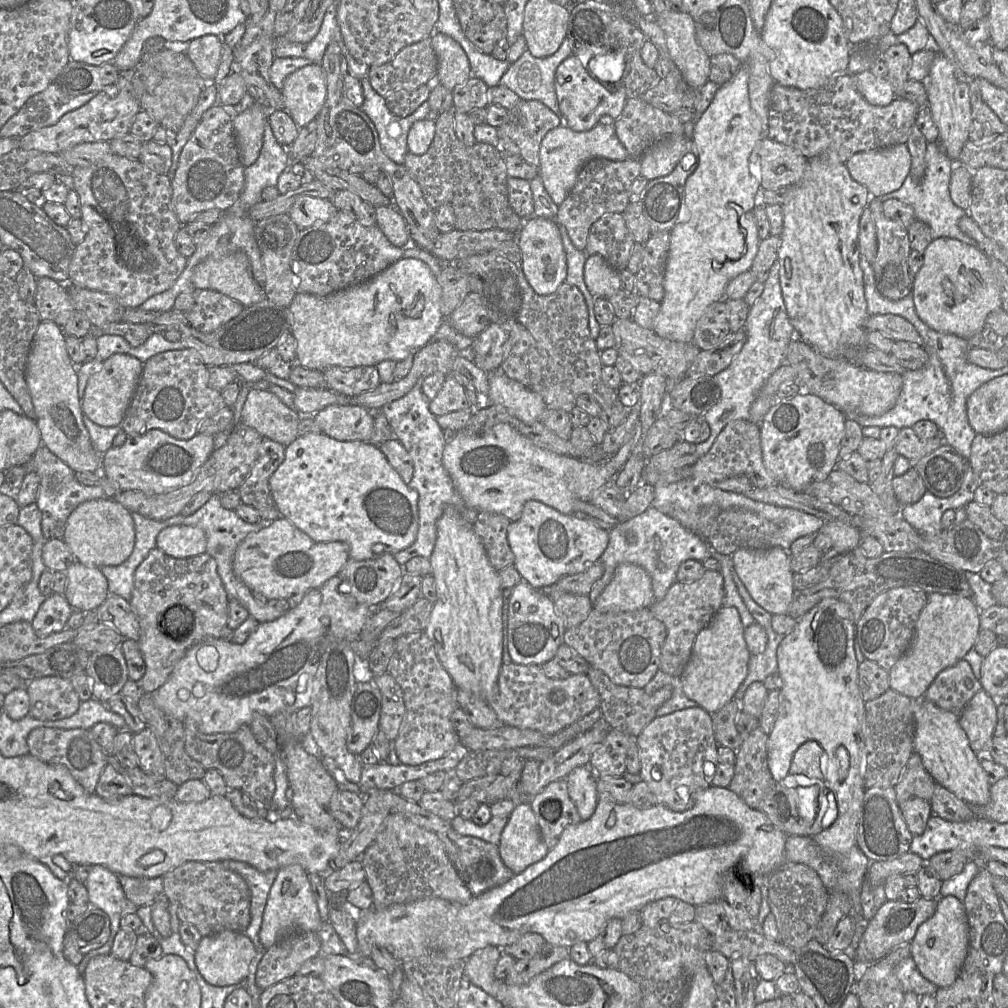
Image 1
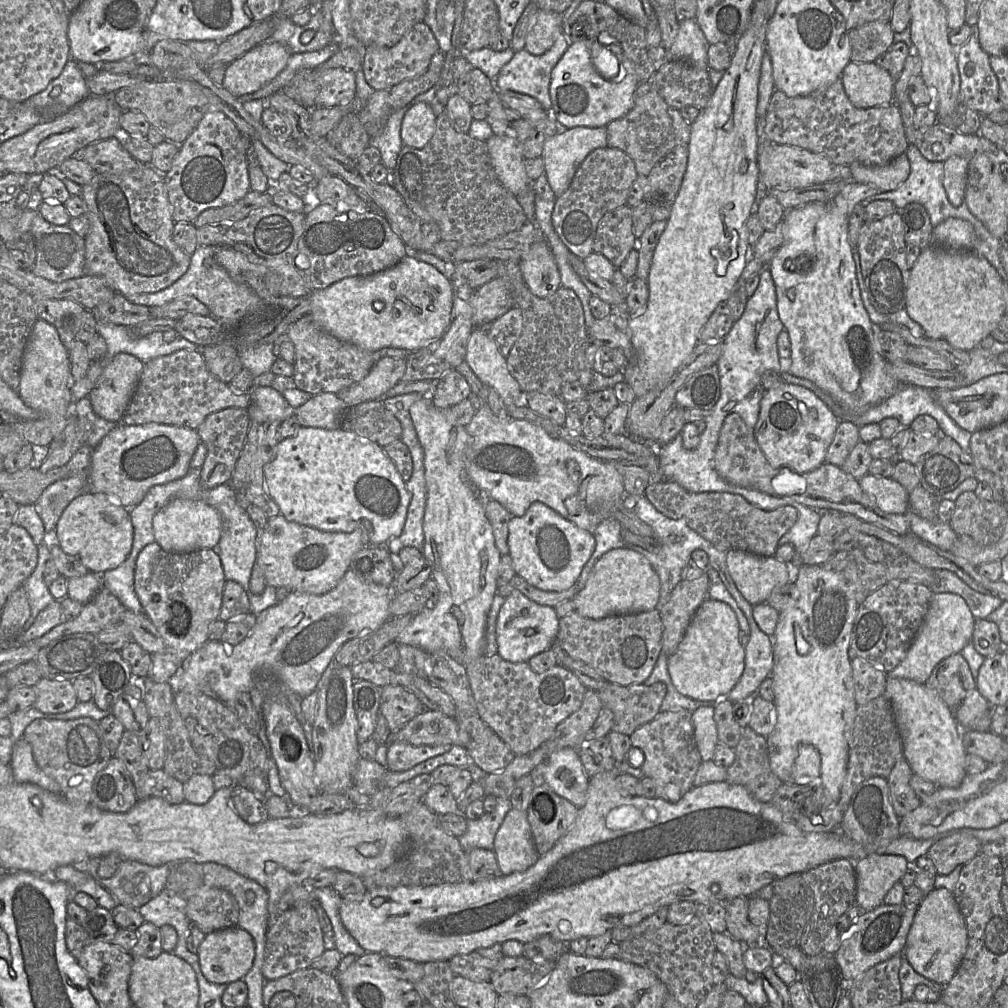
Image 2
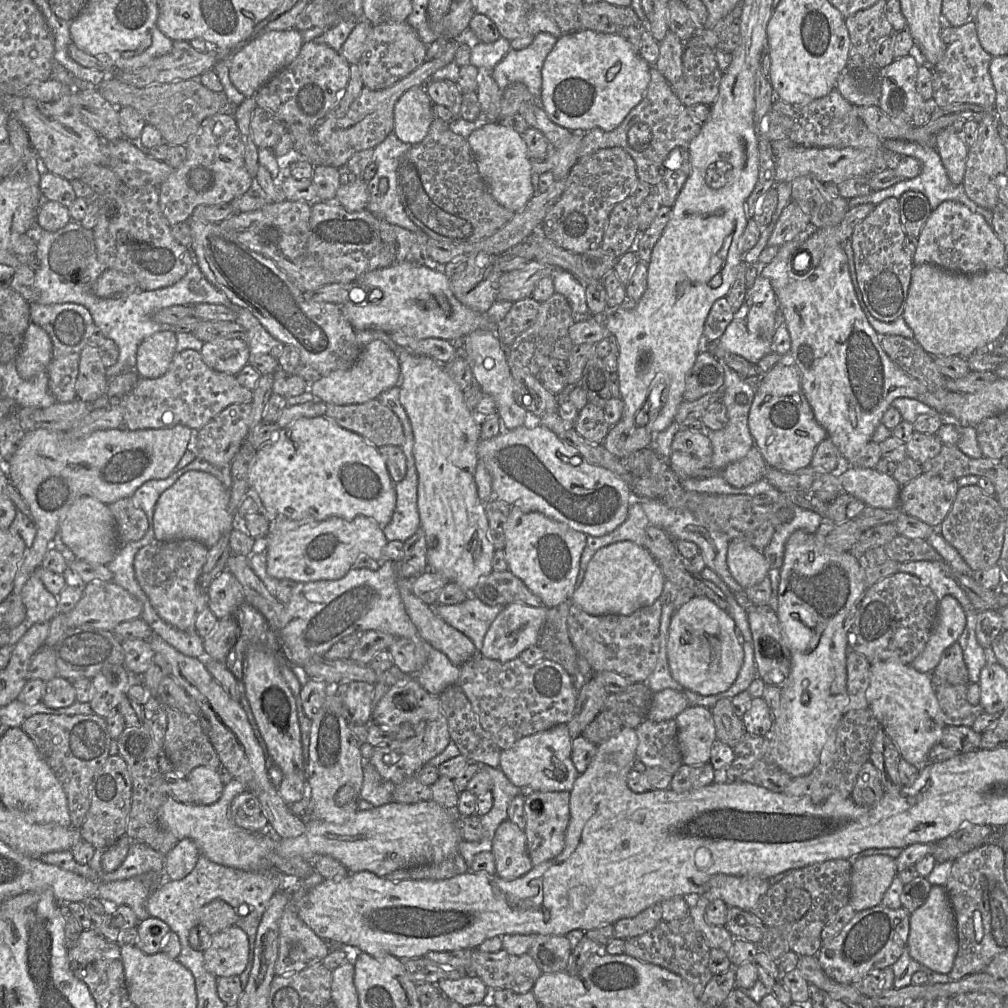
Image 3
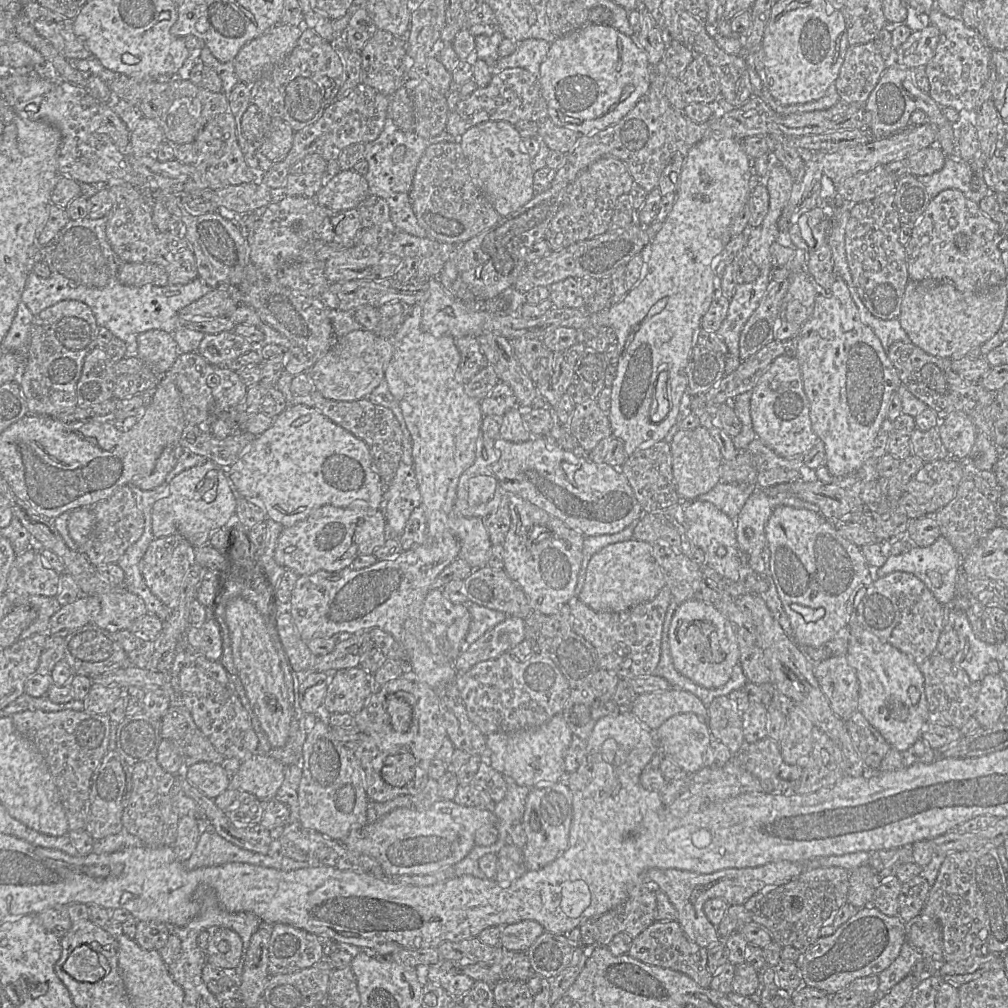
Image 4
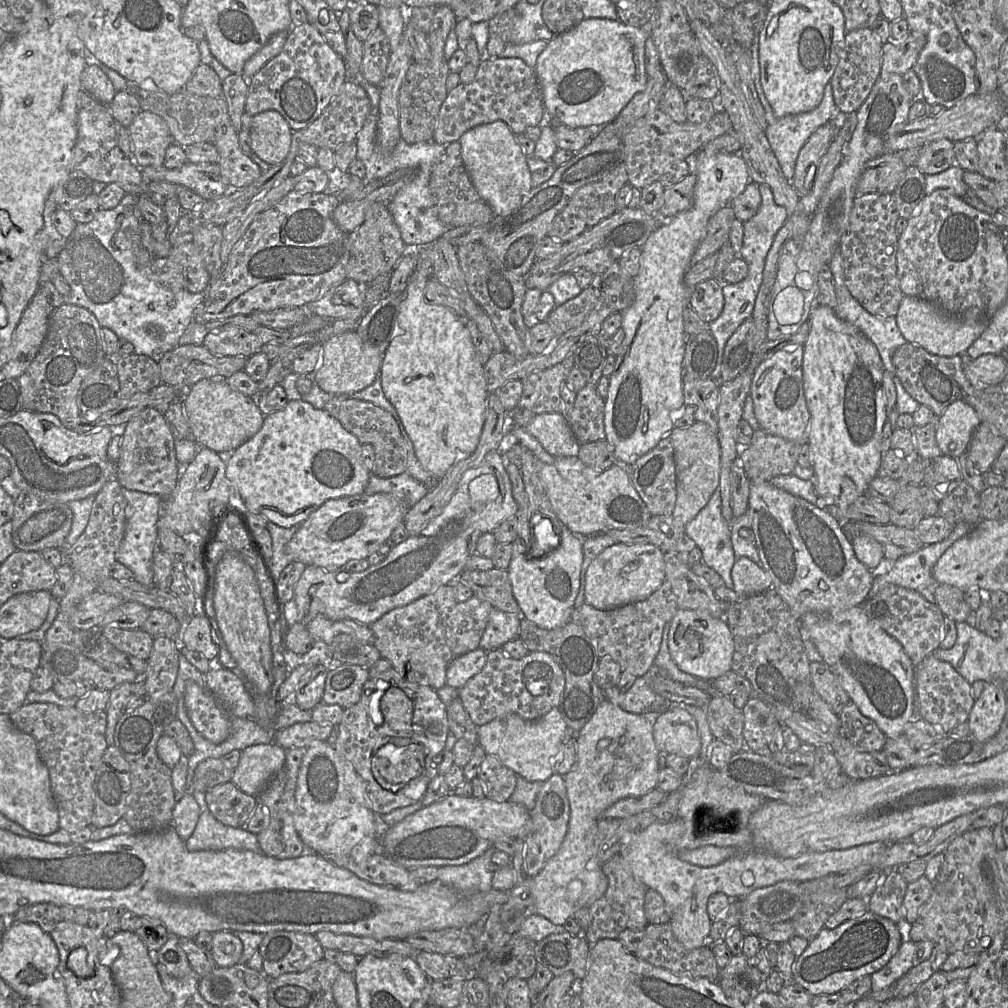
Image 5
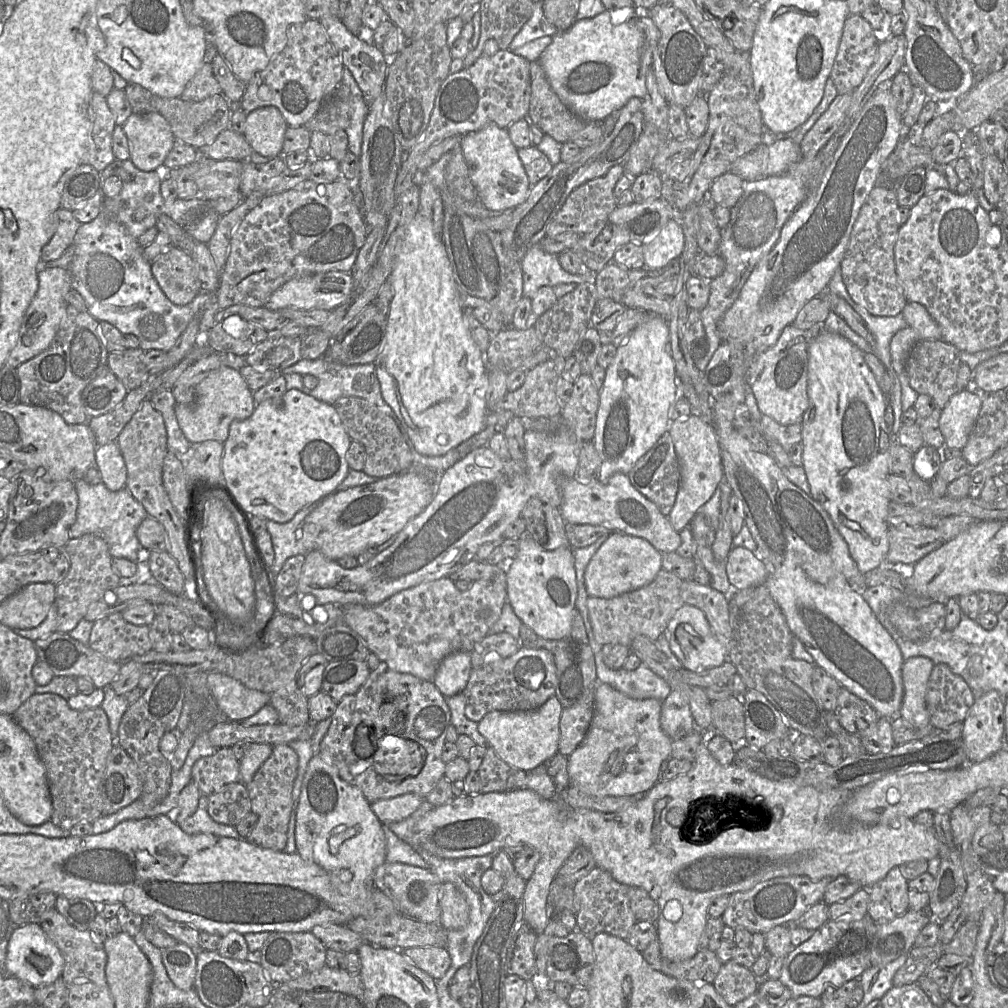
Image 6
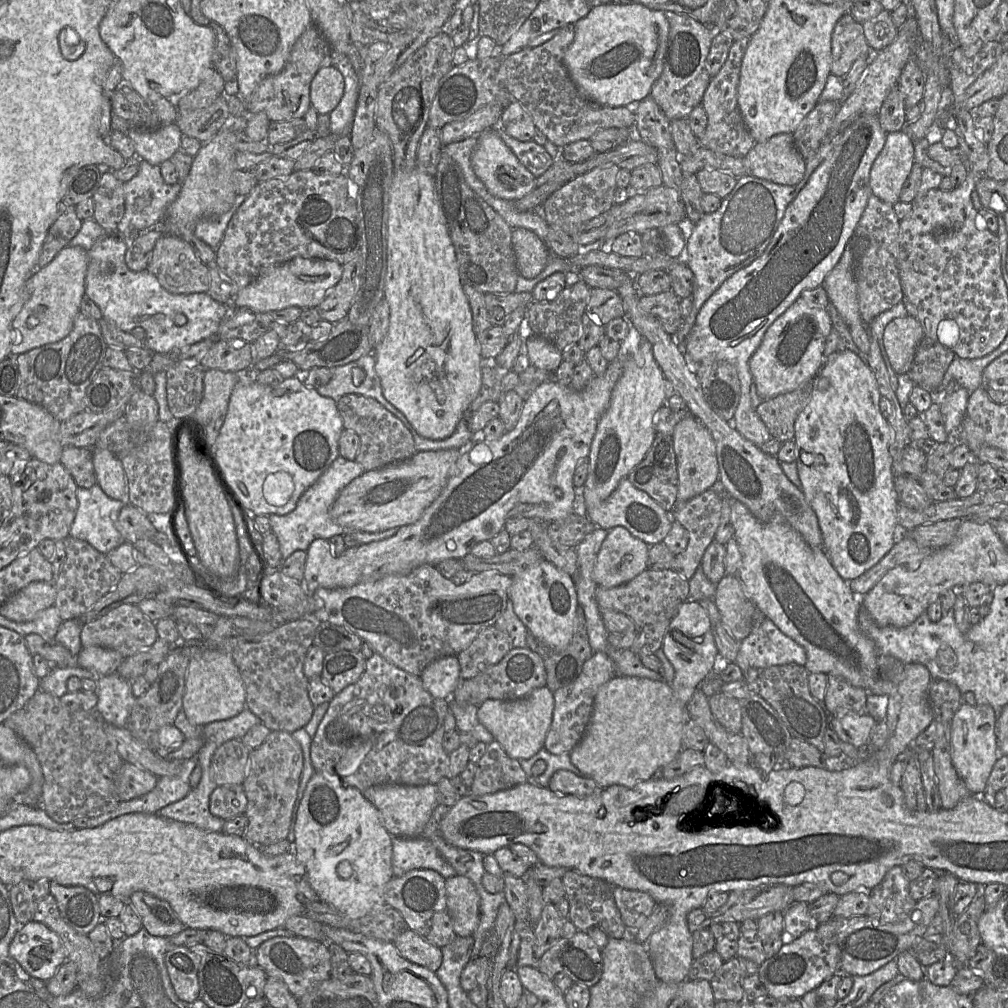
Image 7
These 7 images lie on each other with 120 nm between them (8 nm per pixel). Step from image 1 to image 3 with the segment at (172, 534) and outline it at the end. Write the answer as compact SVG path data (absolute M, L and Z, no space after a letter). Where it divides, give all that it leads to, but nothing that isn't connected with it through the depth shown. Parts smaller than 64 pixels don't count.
M196 470L186 472L157 500L153 513L155 539L191 539L207 548L212 547L223 533L235 528L235 516L230 511L229 499L230 489L214 475Z

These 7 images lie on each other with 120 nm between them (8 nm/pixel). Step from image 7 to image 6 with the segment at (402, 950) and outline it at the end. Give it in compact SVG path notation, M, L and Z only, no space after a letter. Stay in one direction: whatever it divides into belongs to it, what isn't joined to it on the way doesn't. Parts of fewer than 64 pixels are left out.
M411 947L404 949L403 954L416 967L435 980L440 979L451 965L451 958L445 947Z

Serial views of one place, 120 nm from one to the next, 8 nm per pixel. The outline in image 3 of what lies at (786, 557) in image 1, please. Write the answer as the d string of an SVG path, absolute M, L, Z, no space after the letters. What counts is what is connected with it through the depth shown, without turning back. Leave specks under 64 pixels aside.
M741 539L730 541L727 564L731 575L743 589L760 583L770 569L763 553Z

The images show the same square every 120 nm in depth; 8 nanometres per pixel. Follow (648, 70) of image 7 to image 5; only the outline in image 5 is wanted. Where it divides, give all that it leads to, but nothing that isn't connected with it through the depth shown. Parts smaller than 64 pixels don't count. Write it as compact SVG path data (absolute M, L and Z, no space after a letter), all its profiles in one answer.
M606 18L583 19L573 29L555 35L538 56L535 72L547 123L589 128L596 135L613 121L634 97L645 90L647 28Z

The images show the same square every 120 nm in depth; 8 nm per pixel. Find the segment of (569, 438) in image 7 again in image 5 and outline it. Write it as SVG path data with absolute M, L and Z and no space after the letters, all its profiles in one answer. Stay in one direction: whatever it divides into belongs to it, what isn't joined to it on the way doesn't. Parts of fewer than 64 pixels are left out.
M491 451L478 466L463 473L454 495L441 513L420 534L408 536L394 545L380 563L360 572L344 568L328 571L307 565L295 586L293 600L289 602L290 615L305 626L317 615L371 625L387 612L431 594L440 586L454 583L476 553L478 538L483 533L493 532L517 510L504 466L504 454Z

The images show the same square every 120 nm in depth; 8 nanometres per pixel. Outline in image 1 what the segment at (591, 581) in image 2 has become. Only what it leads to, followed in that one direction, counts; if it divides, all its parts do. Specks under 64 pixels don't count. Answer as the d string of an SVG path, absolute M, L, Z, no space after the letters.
M622 563L616 567L593 609L601 613L629 612L649 608L654 602L649 574L640 566Z

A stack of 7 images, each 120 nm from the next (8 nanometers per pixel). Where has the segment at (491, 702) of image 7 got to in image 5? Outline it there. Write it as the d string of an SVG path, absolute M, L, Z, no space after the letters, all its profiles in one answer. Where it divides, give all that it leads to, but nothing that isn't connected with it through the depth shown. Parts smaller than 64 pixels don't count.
M554 707L536 720L526 720L517 714L495 718L487 724L479 726L477 734L478 744L481 745L487 755L497 758L502 765L512 770L519 777L531 782L545 782L554 774L555 764L569 736L569 731L558 707Z

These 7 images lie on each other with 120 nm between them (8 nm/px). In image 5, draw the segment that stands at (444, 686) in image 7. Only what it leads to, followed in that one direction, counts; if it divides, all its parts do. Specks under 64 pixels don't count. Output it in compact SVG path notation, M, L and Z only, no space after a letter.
M482 648L454 658L446 670L446 685L459 689L476 675L485 665L487 651Z

